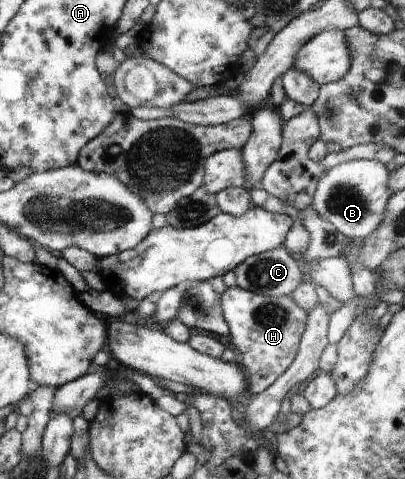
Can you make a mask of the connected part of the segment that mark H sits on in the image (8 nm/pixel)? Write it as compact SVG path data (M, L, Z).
M237 284L227 288L220 296L220 306L223 317L230 329L231 341L235 349L241 353L241 368L246 376L246 387L254 397L265 391L285 370L293 363L300 339L304 329L308 313L297 305L297 302L289 296L264 296L247 291Z

